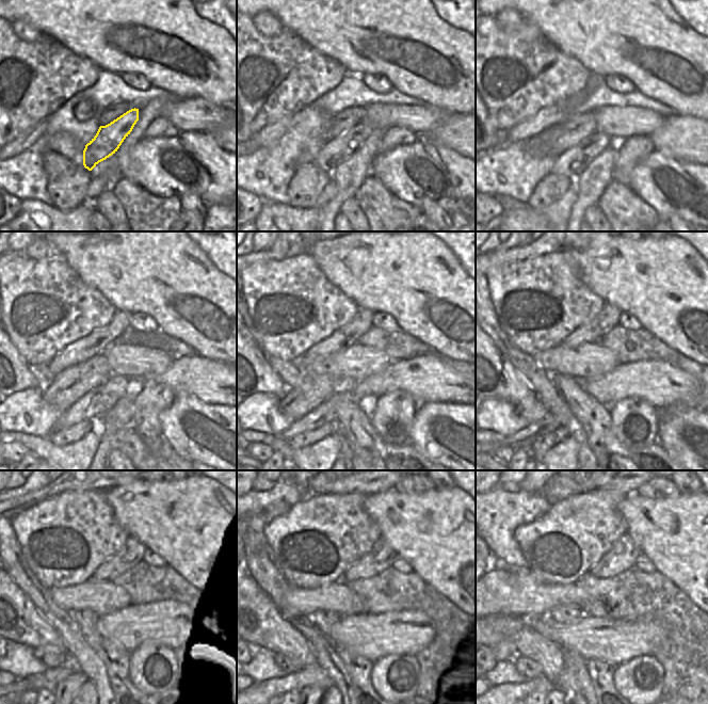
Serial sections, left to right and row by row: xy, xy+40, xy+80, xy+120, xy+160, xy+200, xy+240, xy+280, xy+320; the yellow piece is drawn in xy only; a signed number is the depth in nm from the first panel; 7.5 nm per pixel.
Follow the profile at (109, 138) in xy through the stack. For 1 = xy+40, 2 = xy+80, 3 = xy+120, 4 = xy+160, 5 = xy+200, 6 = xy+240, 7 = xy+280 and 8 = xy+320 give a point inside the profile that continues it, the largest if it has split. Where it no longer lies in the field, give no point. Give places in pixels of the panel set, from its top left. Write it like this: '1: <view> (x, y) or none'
1: xy+40 (334, 153)
2: xy+80 (572, 162)
3: xy+120 (98, 401)
4: xy+160 (324, 413)
5: xy+200 (525, 438)
6: xy+240 (50, 677)
7: xy+280 (312, 674)
8: xy+320 (532, 684)

